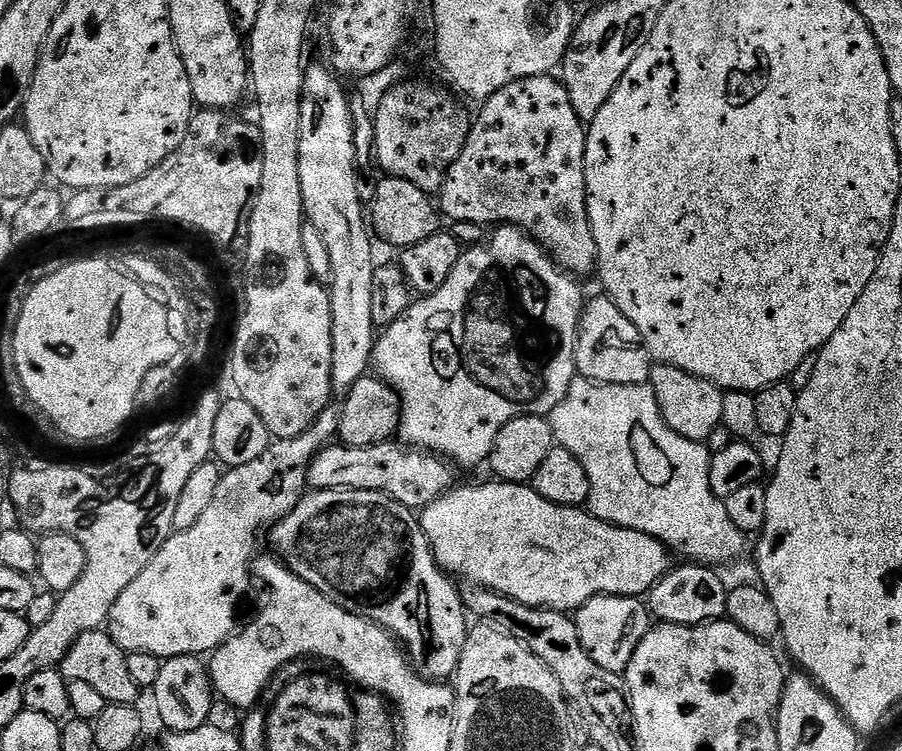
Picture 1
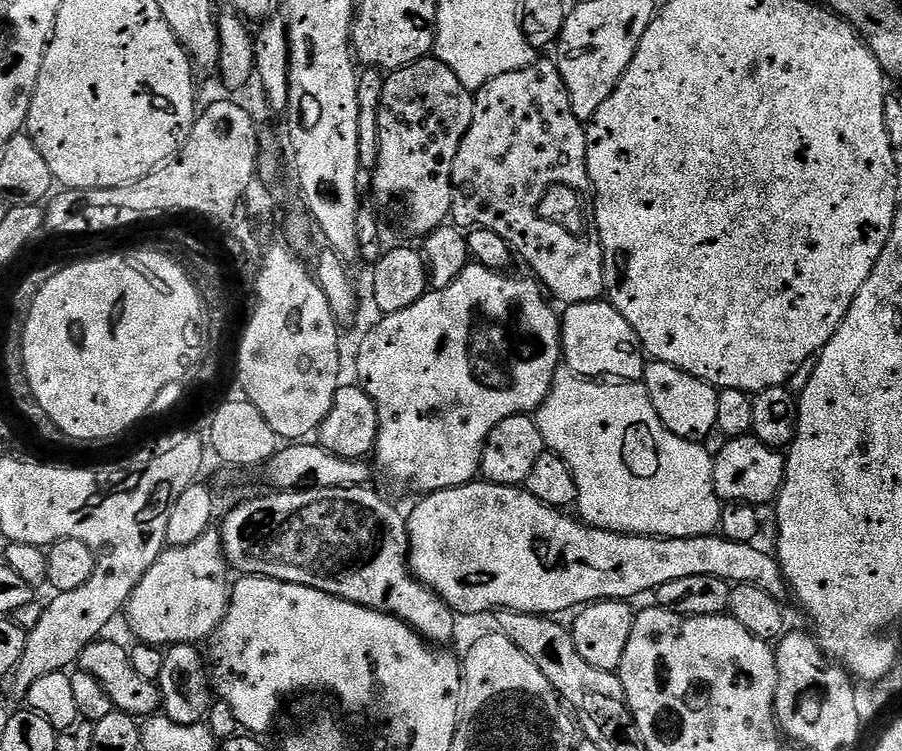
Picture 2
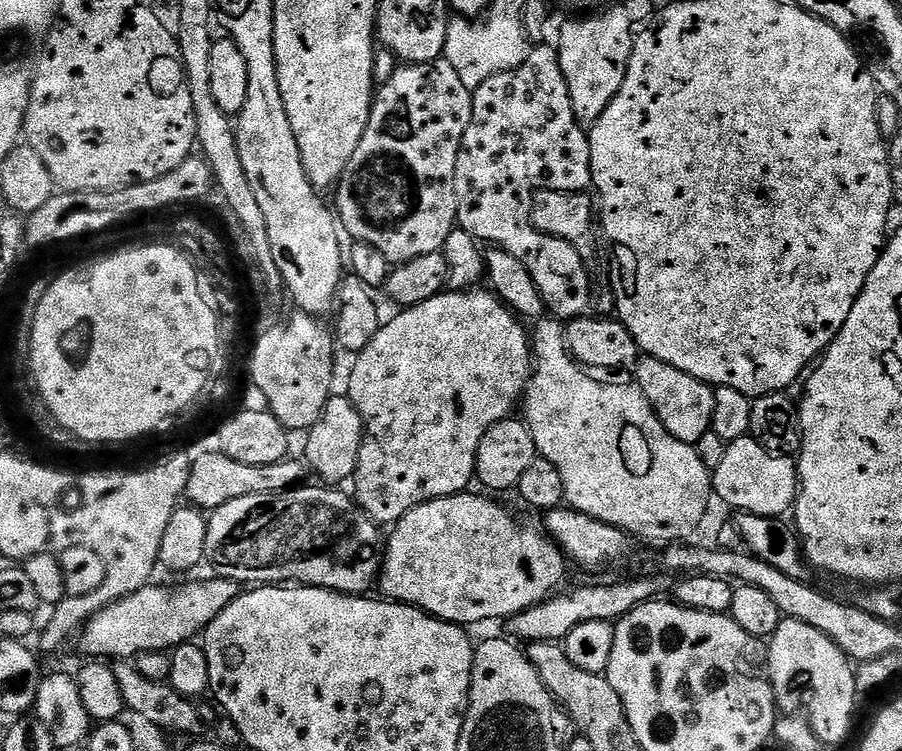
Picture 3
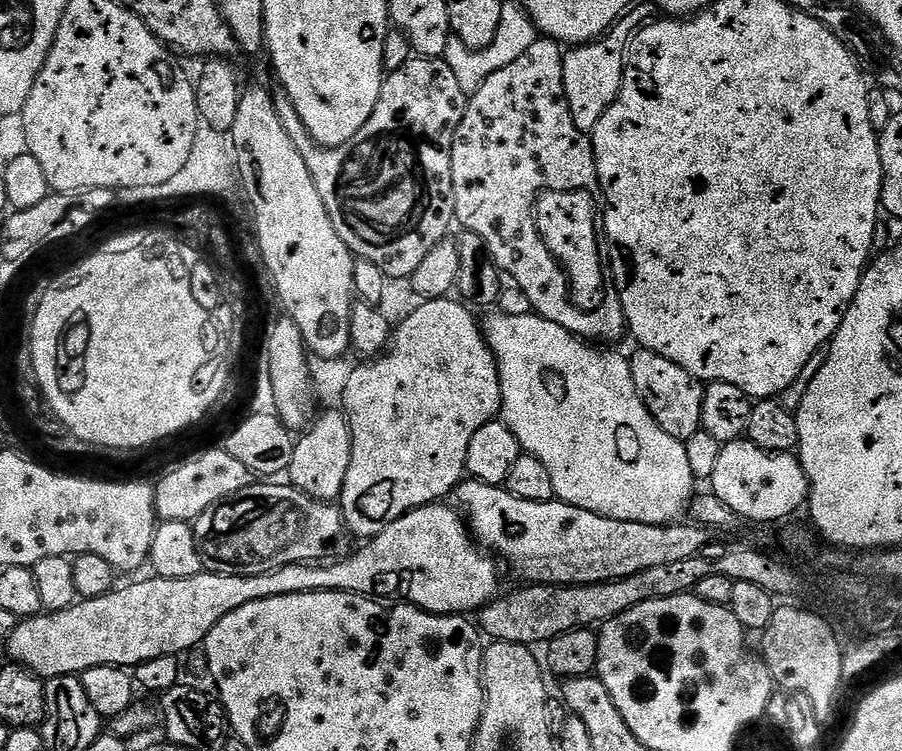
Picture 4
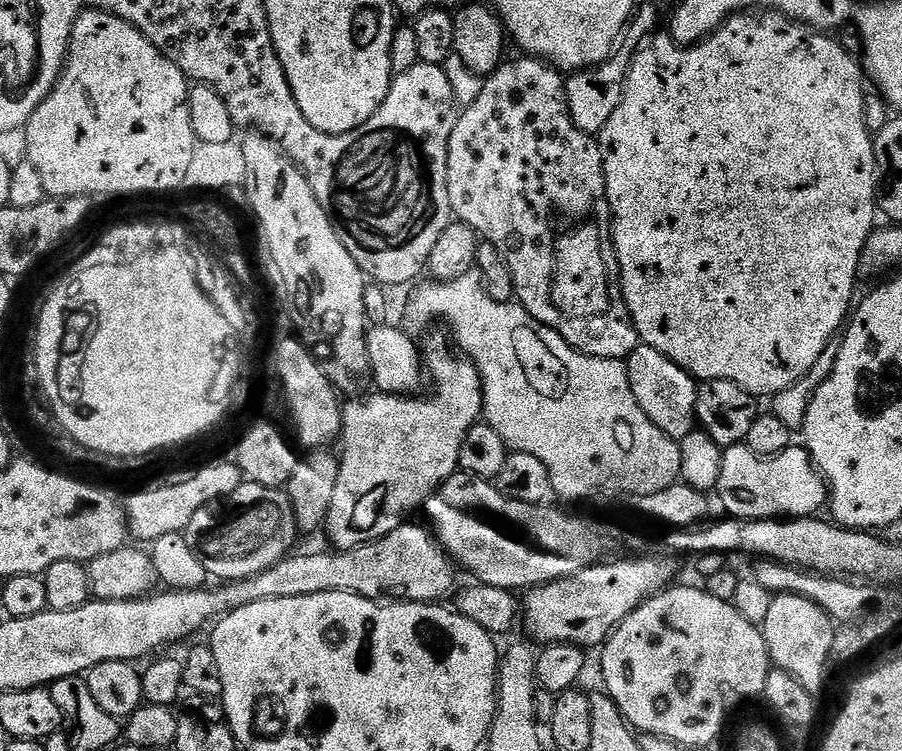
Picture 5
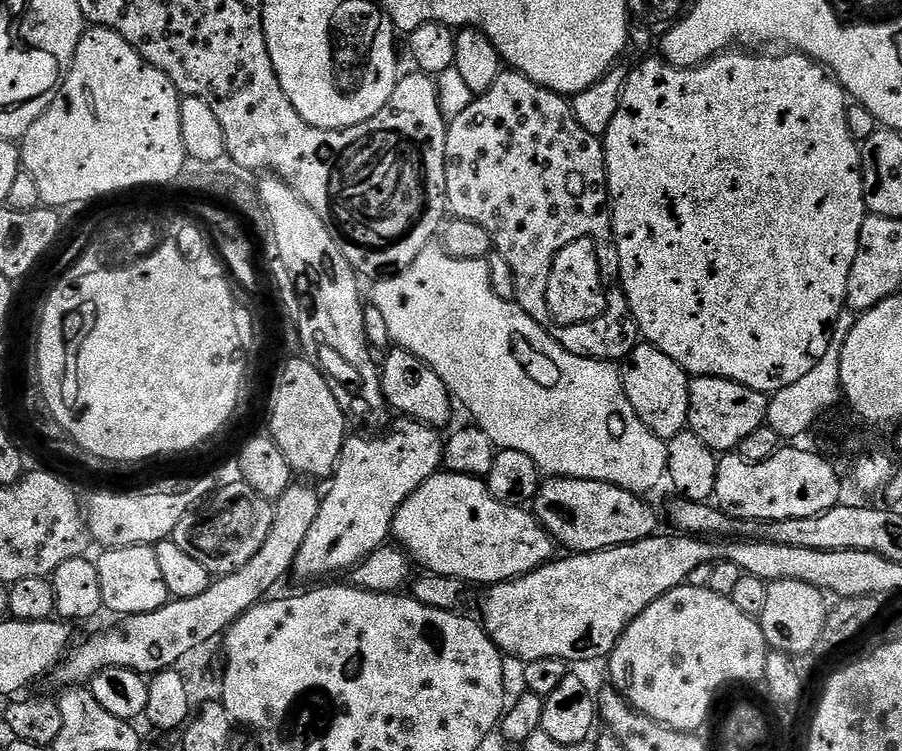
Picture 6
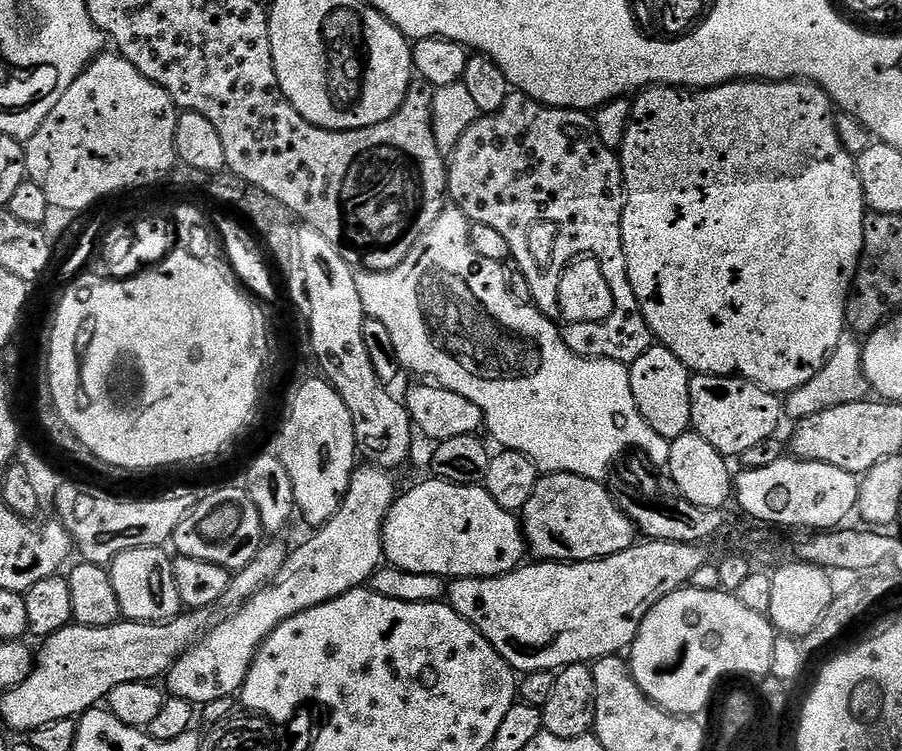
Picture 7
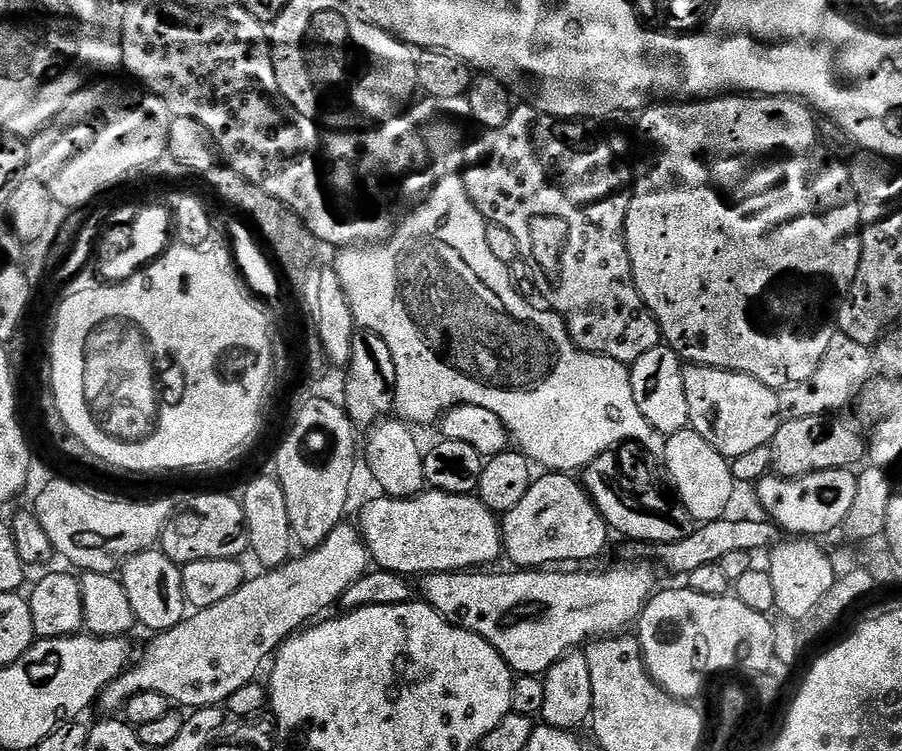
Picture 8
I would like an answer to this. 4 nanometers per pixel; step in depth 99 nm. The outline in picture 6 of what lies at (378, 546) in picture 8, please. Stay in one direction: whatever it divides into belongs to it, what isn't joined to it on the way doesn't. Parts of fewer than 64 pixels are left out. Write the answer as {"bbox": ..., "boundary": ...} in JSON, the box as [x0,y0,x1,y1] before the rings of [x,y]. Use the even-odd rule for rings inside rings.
{"bbox":[392,470,554,586],"boundary":[[[447,470],[431,476],[422,486],[418,486],[418,490],[414,490],[414,494],[410,494],[410,498],[406,498],[406,502],[400,504],[392,523],[392,536],[417,565],[420,563],[424,567],[421,569],[434,576],[458,578],[469,586],[491,586],[517,580],[549,563],[554,556],[552,537],[527,507],[498,502],[481,477],[454,474]]]}

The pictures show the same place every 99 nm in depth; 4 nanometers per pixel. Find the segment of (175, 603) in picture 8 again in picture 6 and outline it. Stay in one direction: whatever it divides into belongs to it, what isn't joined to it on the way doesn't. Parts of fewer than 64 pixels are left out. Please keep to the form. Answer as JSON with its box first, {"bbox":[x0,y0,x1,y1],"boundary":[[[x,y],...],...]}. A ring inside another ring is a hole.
{"bbox":[95,544,170,618],"boundary":[[[151,544],[126,546],[125,548],[109,548],[99,553],[100,560],[95,561],[98,578],[102,585],[102,598],[107,611],[117,612],[123,618],[150,614],[168,603],[170,597],[166,588],[166,581],[162,578],[162,569],[158,566],[158,554]]]}

